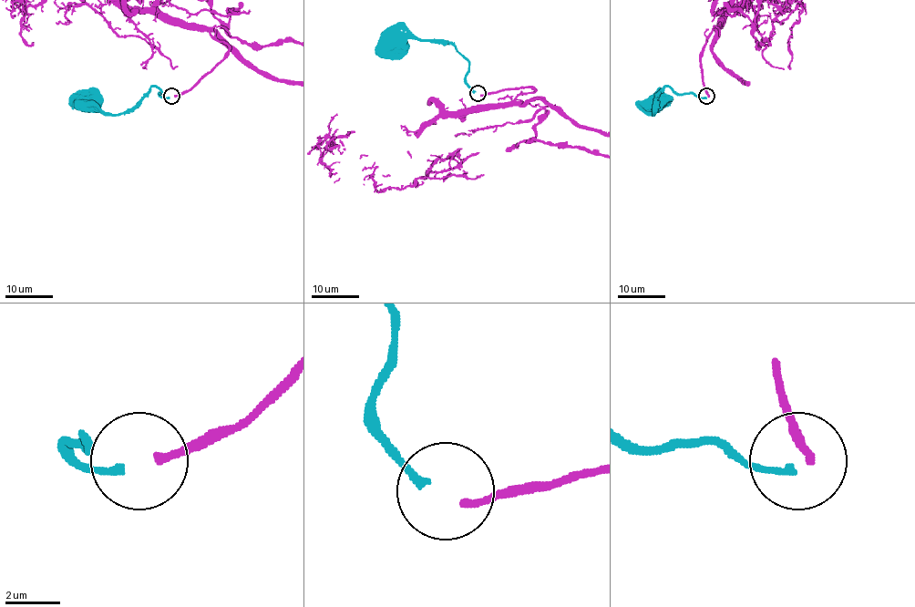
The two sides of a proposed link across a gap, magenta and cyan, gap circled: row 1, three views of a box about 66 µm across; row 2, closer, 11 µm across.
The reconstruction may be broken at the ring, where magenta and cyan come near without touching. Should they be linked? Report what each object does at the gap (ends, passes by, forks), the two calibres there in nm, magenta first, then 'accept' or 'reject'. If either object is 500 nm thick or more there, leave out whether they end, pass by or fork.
magenta ends; cyan ends; calibres 280 and 280 nm; accept

